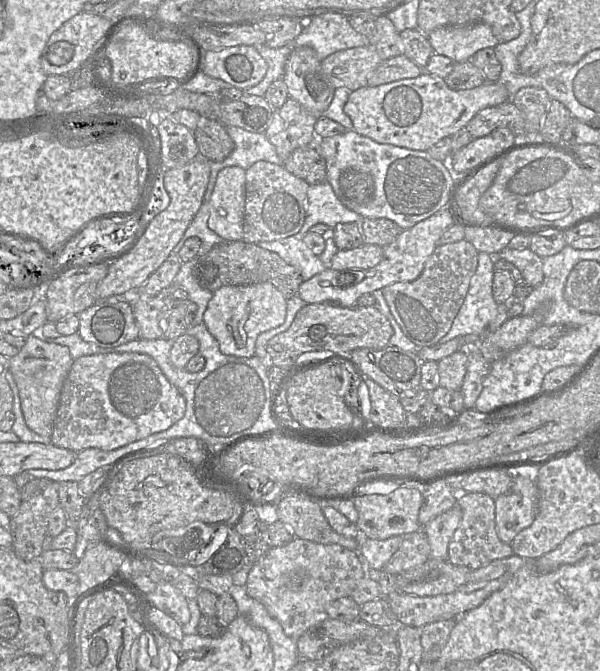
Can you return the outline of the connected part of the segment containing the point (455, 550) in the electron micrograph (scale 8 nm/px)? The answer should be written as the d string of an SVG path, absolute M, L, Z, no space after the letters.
M467 493L457 504L462 510L462 519L448 546L448 560L457 566L476 570L490 562L513 555L511 544L501 541L495 523L495 500L484 493Z

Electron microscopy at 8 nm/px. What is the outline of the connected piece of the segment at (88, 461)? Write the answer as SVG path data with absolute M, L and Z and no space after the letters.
M129 444L113 450L88 448L77 452L76 459L67 468L61 470L29 469L30 480L34 478L48 478L54 482L81 481L87 474L98 468L107 469L115 462L133 453L133 447L126 449Z

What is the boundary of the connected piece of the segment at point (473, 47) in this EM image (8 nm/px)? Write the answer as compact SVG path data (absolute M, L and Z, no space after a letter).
M483 23L460 27L441 27L428 35L434 53L455 63L469 60L477 51L494 48L499 42L490 26Z

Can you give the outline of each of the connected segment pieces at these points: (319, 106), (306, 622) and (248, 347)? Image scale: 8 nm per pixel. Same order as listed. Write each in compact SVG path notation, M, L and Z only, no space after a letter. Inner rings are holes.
M296 48L285 64L282 79L291 98L314 117L324 116L335 88L323 74L321 61L313 48Z
M295 537L283 546L270 547L253 563L245 587L248 594L264 605L269 614L280 622L285 633L297 640L310 627L329 619L326 611L328 605L339 598L350 597L359 580L366 574L367 567L356 552L338 544L320 544ZM294 570L305 570L307 573L307 583L300 590L289 589L289 574Z
M269 282L223 286L213 292L203 315L203 323L217 340L223 354L249 358L255 355L259 334L283 324L286 312L287 299Z

